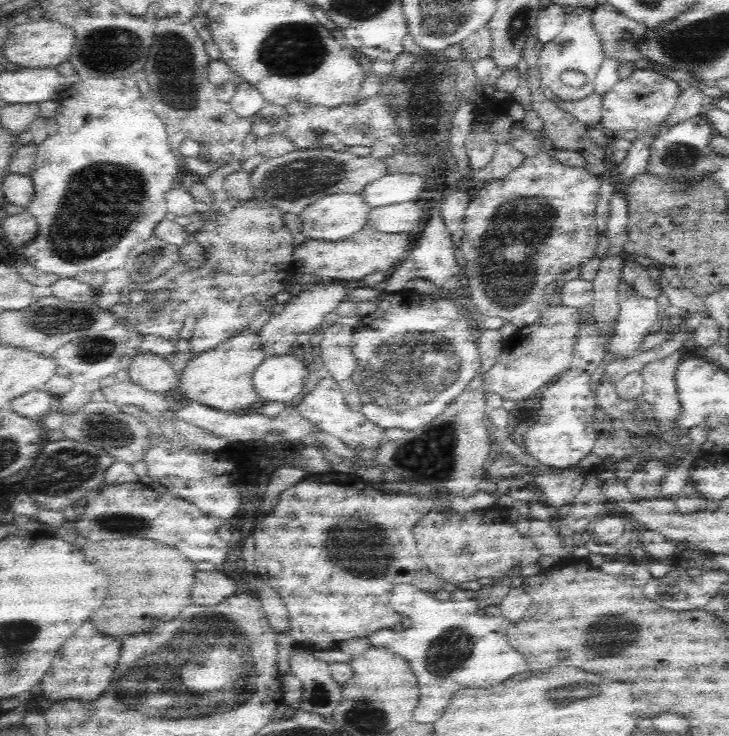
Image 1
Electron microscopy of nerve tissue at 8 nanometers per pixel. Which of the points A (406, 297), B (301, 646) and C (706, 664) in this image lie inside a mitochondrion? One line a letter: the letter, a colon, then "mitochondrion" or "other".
A: other
B: other
C: other

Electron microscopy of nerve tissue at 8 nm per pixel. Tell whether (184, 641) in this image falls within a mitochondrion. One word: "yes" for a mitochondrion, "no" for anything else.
yes

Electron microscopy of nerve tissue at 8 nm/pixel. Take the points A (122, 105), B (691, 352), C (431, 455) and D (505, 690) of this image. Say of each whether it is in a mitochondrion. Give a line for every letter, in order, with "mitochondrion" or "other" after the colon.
A: other
B: other
C: mitochondrion
D: other

